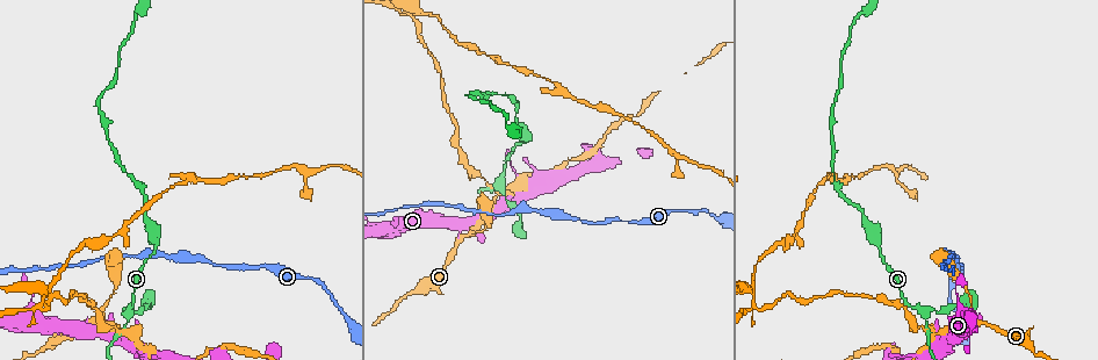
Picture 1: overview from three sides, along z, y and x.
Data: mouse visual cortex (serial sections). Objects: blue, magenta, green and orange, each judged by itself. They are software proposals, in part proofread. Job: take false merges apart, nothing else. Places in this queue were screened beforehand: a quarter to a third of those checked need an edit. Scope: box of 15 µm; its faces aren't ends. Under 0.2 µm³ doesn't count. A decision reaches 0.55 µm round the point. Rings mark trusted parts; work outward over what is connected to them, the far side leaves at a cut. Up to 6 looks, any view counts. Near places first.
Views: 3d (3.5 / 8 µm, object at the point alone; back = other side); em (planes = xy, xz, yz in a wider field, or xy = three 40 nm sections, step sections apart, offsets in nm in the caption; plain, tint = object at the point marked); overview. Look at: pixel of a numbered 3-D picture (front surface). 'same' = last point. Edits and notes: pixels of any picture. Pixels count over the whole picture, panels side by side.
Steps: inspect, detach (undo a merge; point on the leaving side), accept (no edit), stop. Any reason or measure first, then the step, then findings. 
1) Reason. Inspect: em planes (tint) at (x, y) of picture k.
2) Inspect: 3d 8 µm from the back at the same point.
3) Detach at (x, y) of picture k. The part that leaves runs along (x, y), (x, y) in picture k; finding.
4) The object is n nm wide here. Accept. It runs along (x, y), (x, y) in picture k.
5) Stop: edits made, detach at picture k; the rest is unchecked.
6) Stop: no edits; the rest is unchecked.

Branch point. Inspect: 3d 3.5 µm at (467, 234) of picture 1.

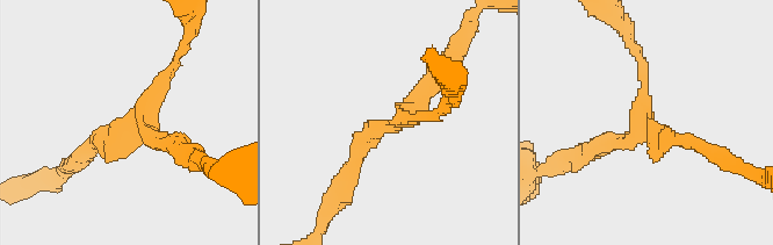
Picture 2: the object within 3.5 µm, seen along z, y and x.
3 arms meet here; the arms are 150, 200, 250 nm wide. Inspect: em xy step 3 (plain) at (136, 130) of picture 2.

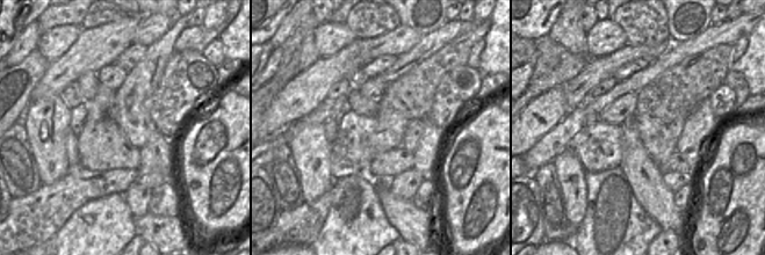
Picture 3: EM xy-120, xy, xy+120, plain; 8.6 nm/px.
Inspect: em xy step 3 (tint) at the same point.

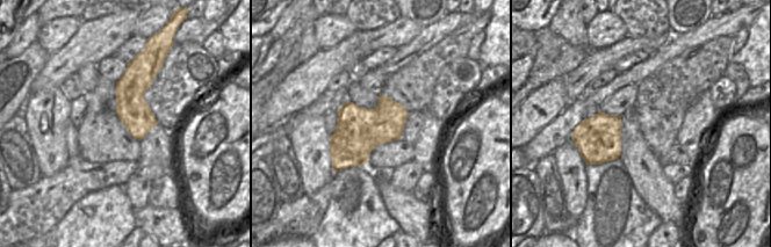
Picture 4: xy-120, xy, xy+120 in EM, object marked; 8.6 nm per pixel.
Accept. It runs along (349, 174), (442, 70) in picture 2; one cell here.

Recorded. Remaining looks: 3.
Three arms meet. Inspect: 3d 3.5 µm at (931, 335) of picture 1.

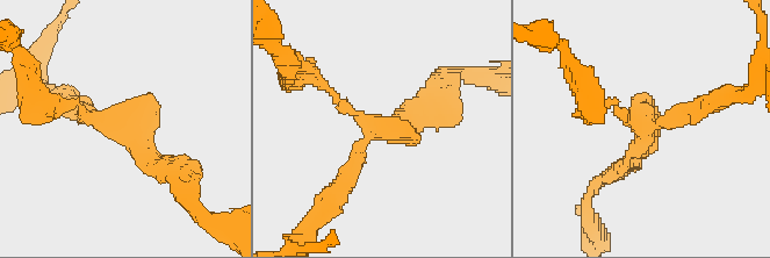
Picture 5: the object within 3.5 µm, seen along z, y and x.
Need the tissue. Inspect: em xy step 2 (tint) at (645, 126) of picture 5.

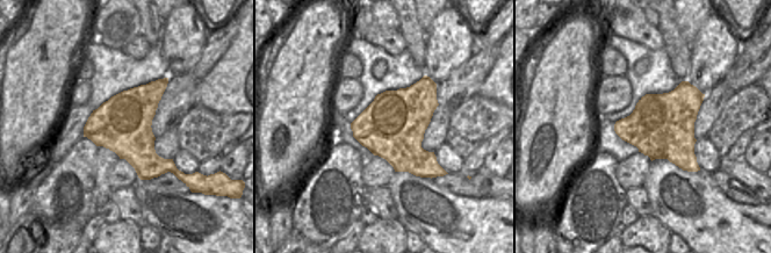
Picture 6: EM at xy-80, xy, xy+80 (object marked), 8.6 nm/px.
The object is 550 nm wide here. Accept. It runs along (335, 192), (369, 124), (316, 79) in picture 5; all the same cell.

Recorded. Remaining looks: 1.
Stop: no edits; the rest is unchecked.

